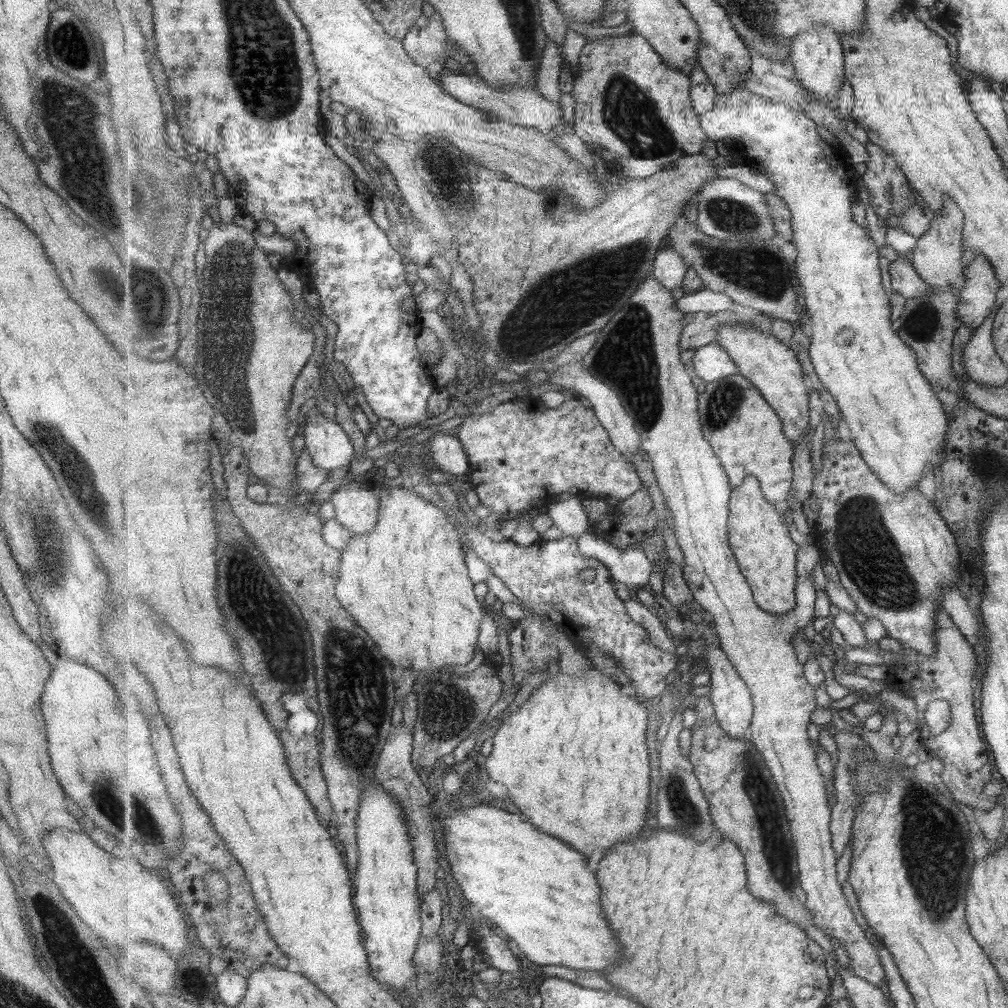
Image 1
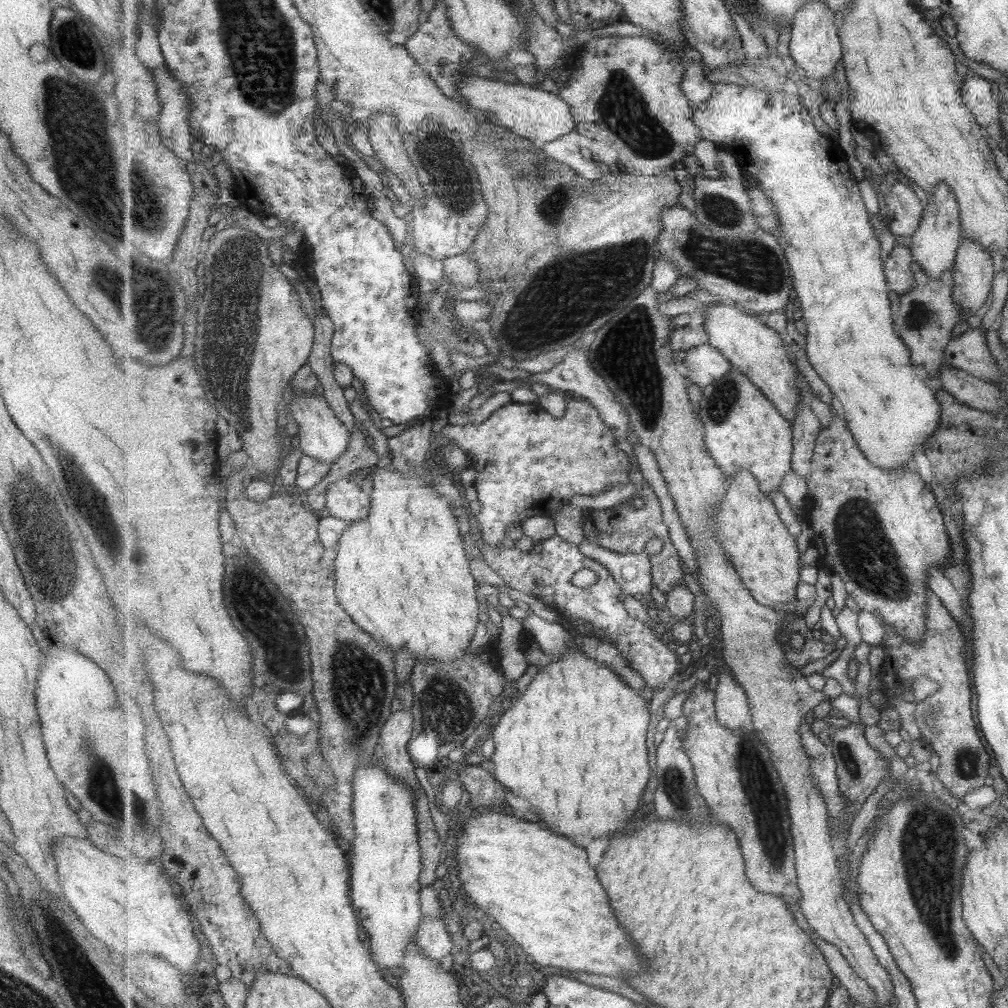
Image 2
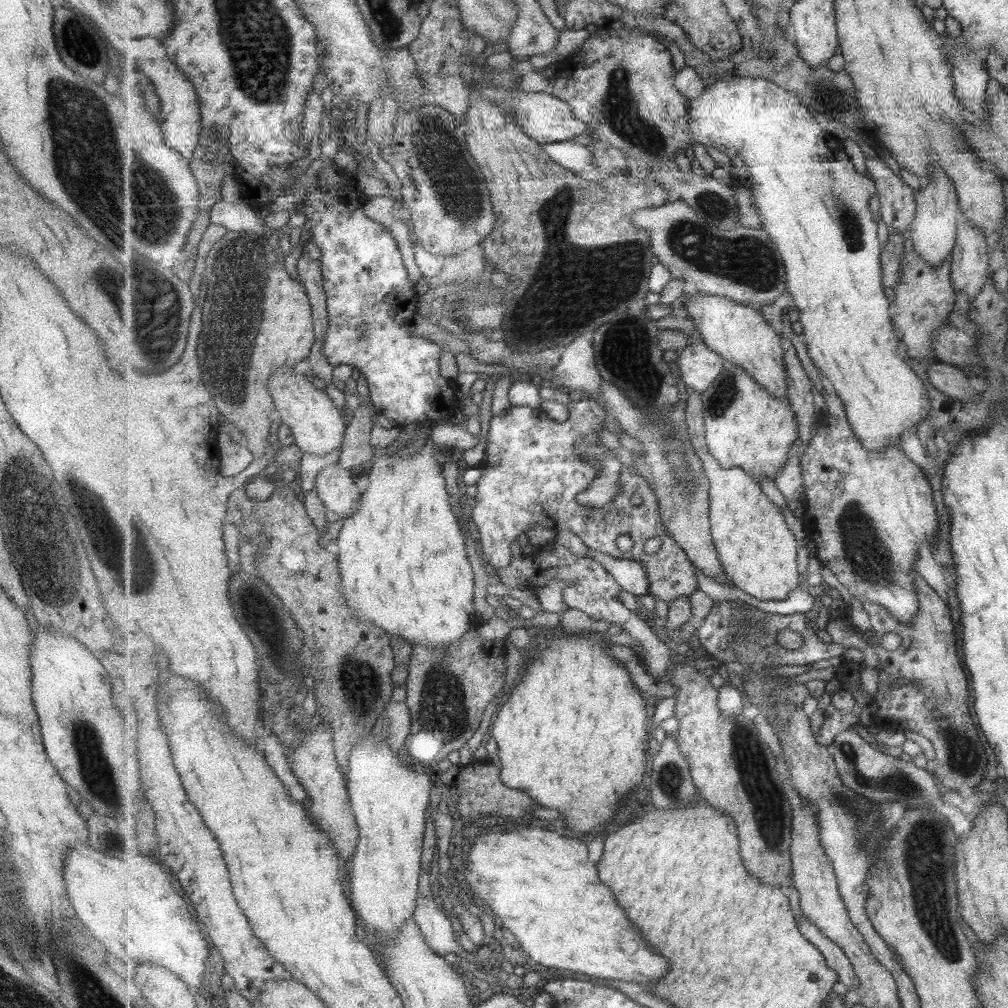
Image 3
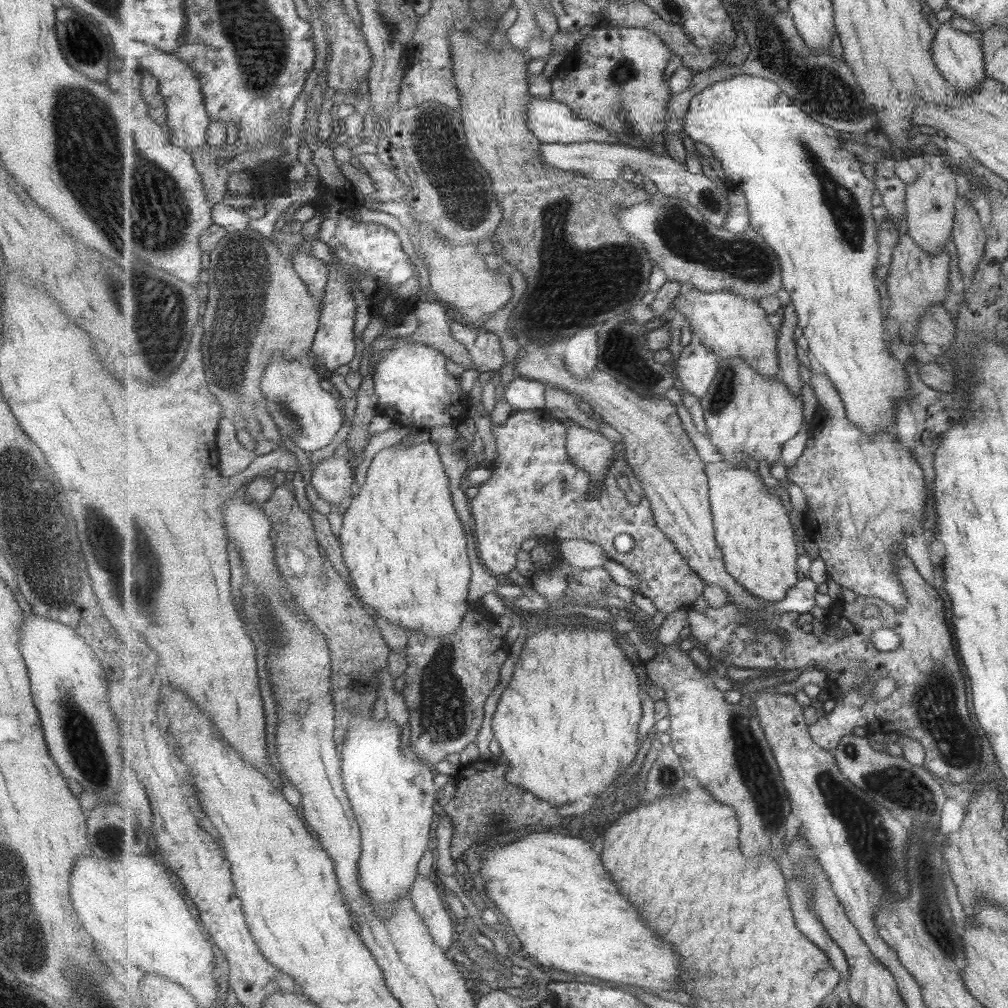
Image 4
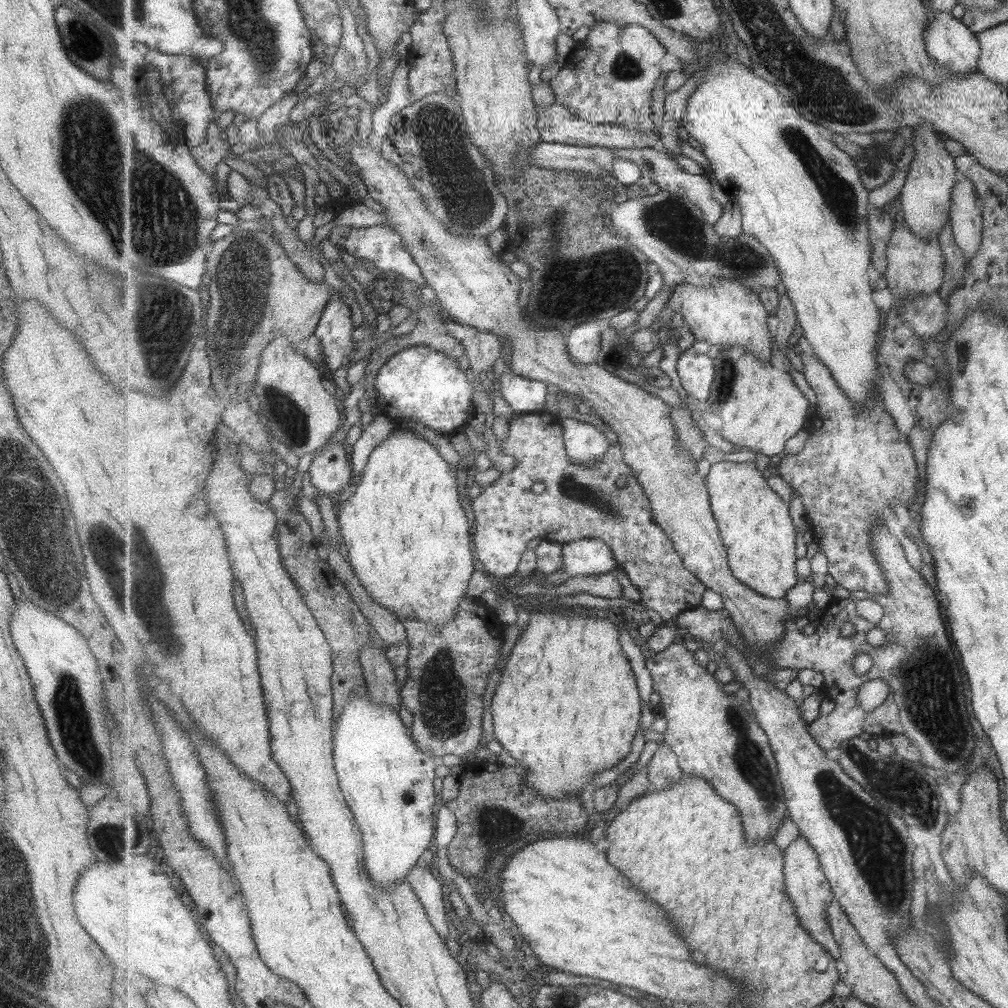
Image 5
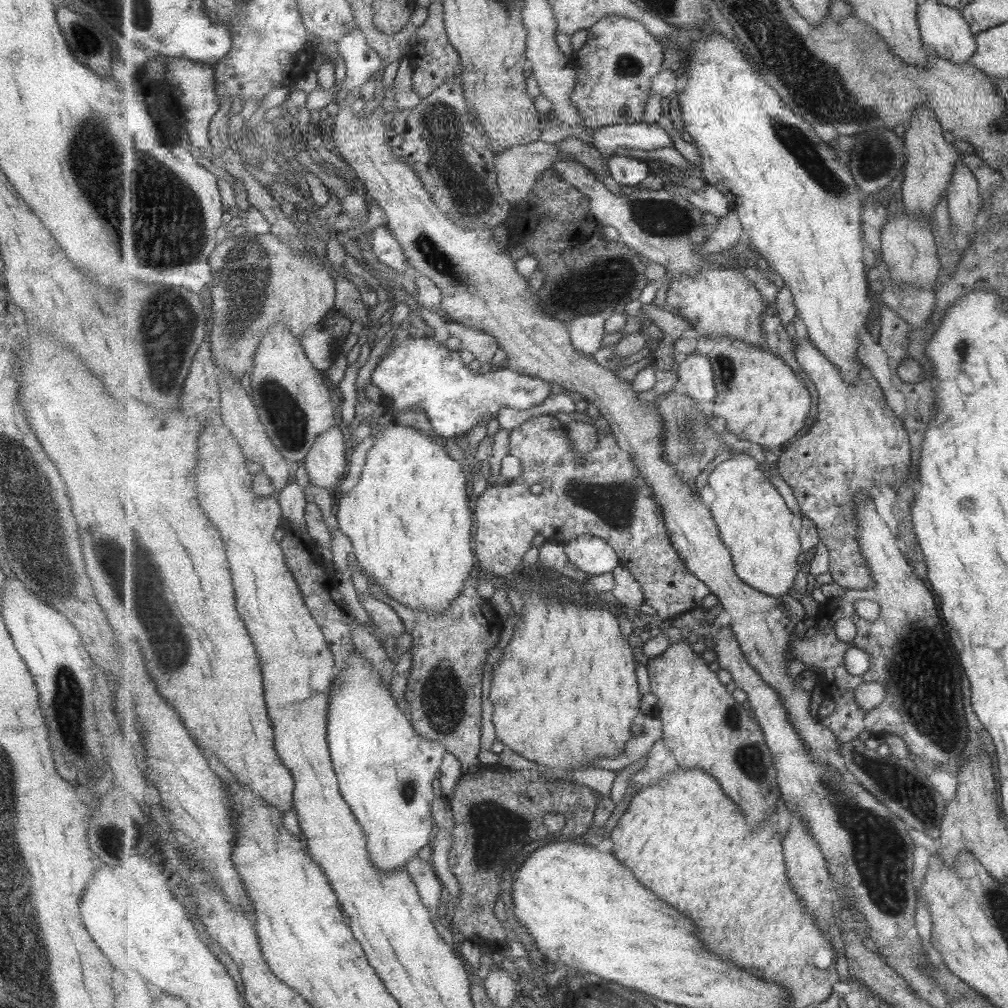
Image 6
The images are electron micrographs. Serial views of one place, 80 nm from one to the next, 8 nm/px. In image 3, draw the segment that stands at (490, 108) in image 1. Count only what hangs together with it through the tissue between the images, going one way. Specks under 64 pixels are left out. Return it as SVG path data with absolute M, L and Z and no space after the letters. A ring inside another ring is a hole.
M489 86L489 88L481 90L481 95L485 96L485 99L489 99L489 101L497 103L501 109L505 109L512 116L512 122L518 124L527 137L531 137L531 139L541 145L571 140L571 138L577 138L581 134L583 136L591 134L591 131L588 130L588 124L578 120L573 115L571 104L556 98L553 94L523 92L520 89L507 92L505 88L493 88L493 86Z

